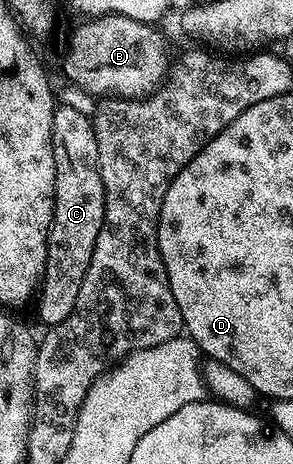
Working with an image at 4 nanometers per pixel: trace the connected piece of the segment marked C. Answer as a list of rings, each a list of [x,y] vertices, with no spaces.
[[[59,106],[54,113],[52,126],[54,149],[54,213],[48,230],[48,256],[44,266],[44,278],[40,280],[35,296],[36,315],[45,328],[66,321],[78,301],[78,289],[82,289],[82,277],[90,269],[90,257],[94,257],[94,245],[104,224],[104,190],[98,165],[98,141],[92,128],[92,119],[82,115],[74,107]]]

